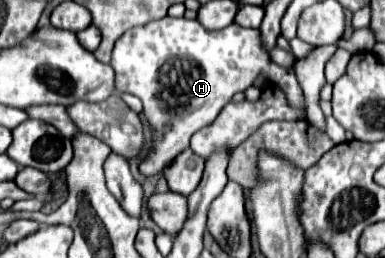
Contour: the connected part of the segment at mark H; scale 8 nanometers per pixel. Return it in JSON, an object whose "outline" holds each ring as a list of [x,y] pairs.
{"outline":[[[164,17],[126,31],[114,45],[110,65],[116,71],[116,91],[132,93],[142,101],[142,115],[154,131],[154,151],[140,163],[144,175],[164,169],[190,145],[190,137],[208,127],[224,105],[236,93],[246,91],[260,73],[284,89],[292,107],[304,109],[304,93],[294,69],[270,63],[260,45],[260,31],[238,27],[236,23],[220,31],[208,31],[198,19]]]}

